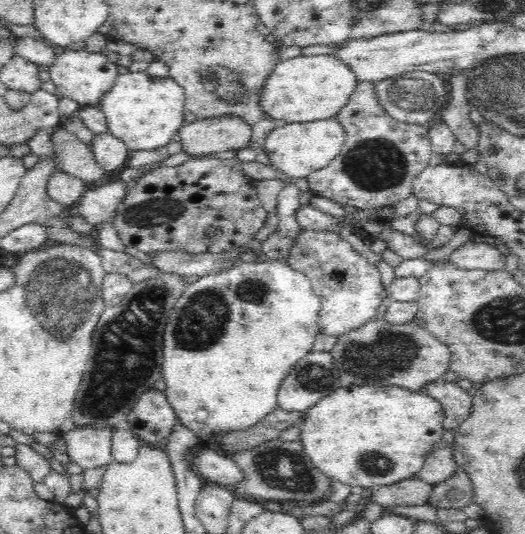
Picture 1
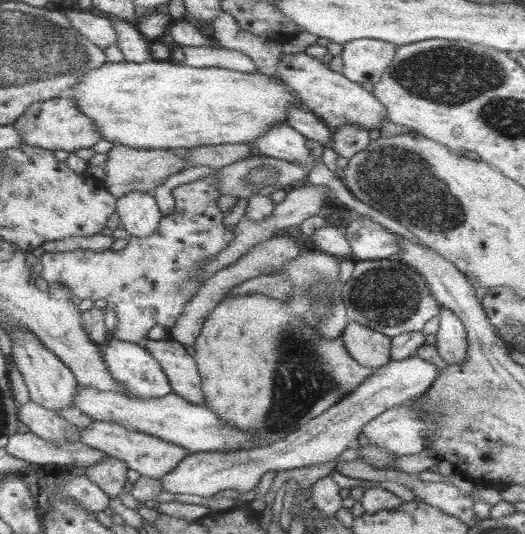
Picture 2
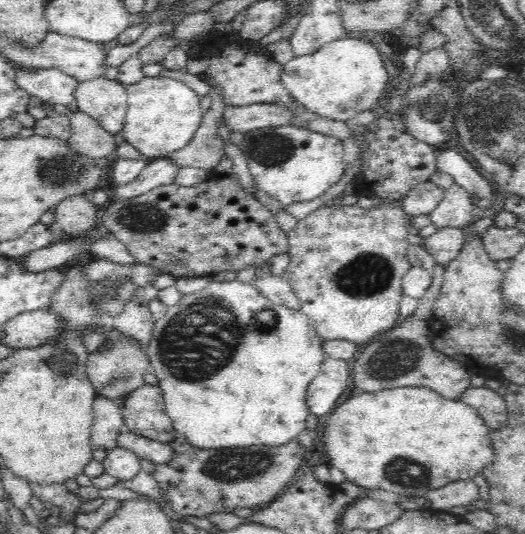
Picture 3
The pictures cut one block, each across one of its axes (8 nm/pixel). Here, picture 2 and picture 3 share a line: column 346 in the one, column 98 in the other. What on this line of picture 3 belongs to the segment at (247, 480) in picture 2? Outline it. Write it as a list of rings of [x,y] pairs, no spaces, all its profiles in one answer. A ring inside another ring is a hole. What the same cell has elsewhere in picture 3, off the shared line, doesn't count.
[[[97,395],[93,404],[94,423],[91,429],[92,450],[112,450],[118,447],[118,436],[127,430],[120,403]]]

